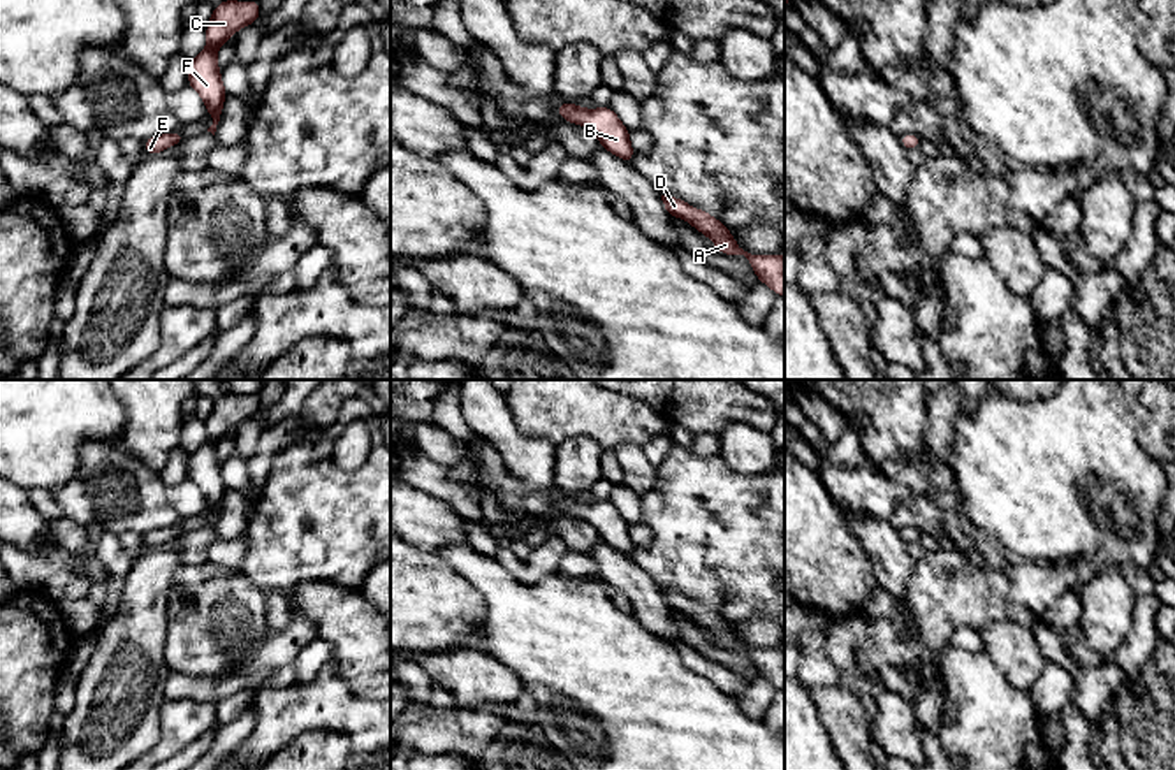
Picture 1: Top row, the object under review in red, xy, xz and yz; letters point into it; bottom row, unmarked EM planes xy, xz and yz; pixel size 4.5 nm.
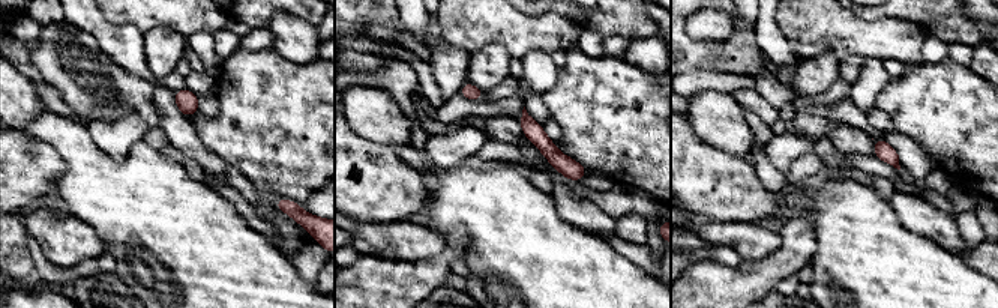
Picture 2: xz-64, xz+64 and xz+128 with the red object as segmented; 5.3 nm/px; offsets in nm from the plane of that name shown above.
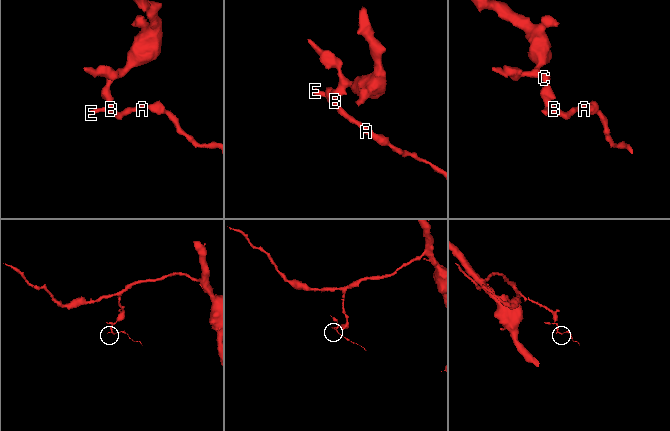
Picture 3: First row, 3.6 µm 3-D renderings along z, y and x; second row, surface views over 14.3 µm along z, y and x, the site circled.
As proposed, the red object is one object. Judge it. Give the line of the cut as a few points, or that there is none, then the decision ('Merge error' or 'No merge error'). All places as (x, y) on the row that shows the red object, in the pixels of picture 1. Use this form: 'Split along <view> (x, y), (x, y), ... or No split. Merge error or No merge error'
No split. No merge error

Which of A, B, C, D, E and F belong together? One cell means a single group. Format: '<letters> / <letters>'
A B C D E F

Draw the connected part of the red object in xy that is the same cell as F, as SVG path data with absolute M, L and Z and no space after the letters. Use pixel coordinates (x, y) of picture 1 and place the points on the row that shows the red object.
M225 0L213 9L213 16L206 25L208 46L188 62L188 83L204 100L213 125L208 128L215 135L216 125L222 118L223 100L227 91L220 77L216 51L227 39L260 18L260 5L257 0L234 2Z

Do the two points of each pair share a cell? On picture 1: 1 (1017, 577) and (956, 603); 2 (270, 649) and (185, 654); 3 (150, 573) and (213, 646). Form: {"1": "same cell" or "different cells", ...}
{"1": "same cell", "2": "different cells", "3": "different cells"}

